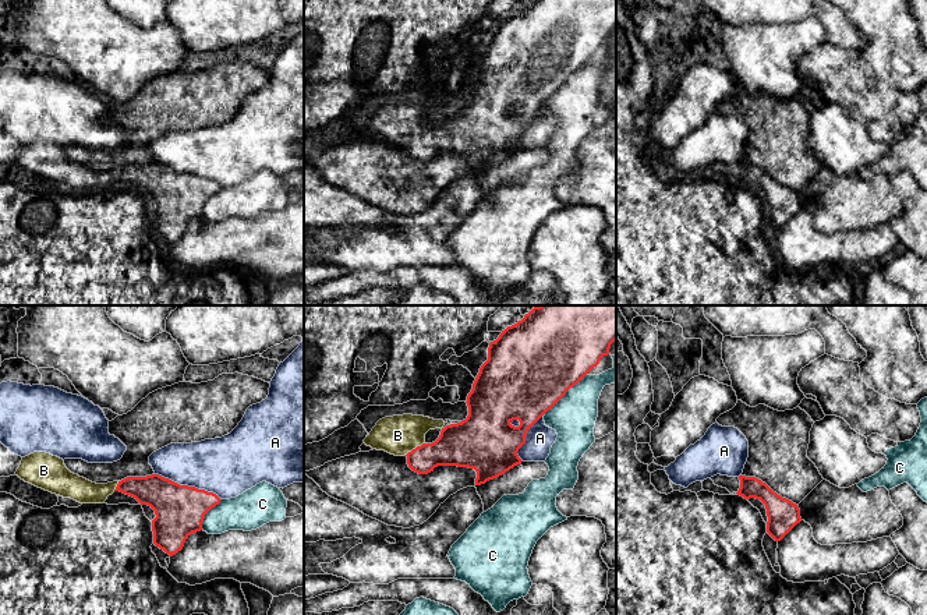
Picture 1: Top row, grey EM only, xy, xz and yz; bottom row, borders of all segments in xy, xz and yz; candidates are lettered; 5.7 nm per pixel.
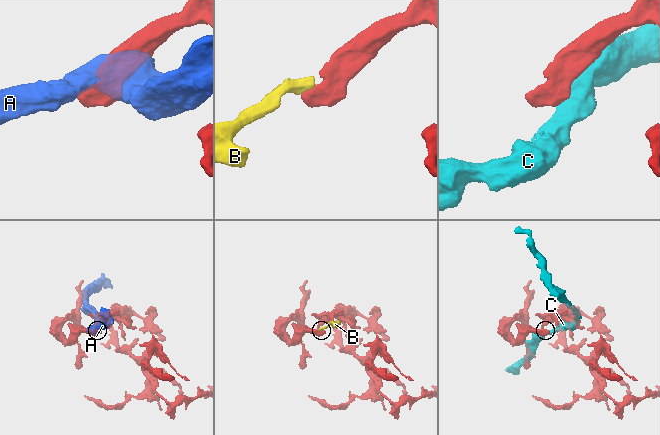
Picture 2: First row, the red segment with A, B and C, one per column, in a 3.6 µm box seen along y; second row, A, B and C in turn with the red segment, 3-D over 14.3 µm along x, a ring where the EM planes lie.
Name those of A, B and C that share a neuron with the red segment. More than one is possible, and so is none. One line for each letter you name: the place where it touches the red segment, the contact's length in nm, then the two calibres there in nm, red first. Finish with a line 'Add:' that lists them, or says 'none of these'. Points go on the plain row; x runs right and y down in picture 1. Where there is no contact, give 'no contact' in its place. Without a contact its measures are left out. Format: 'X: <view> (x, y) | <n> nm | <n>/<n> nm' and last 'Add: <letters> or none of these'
B: xz (416, 135) | 130 nm | 240/220 nm
Add: B

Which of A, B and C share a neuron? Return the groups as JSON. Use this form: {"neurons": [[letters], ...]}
{"neurons": [["A"], ["B"], ["C"]]}

